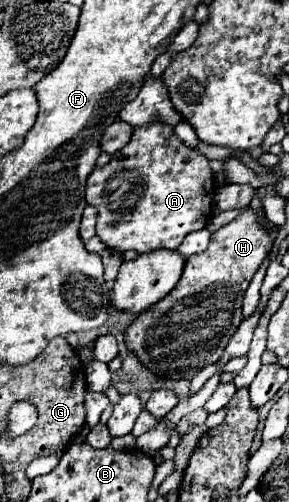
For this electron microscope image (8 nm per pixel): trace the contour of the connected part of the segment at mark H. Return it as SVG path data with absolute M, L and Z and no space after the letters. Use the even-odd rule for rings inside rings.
M248 207L232 223L218 229L206 251L184 263L184 273L160 303L140 313L126 329L126 347L156 377L194 379L206 365L216 363L242 321L244 293L268 257L272 235Z

